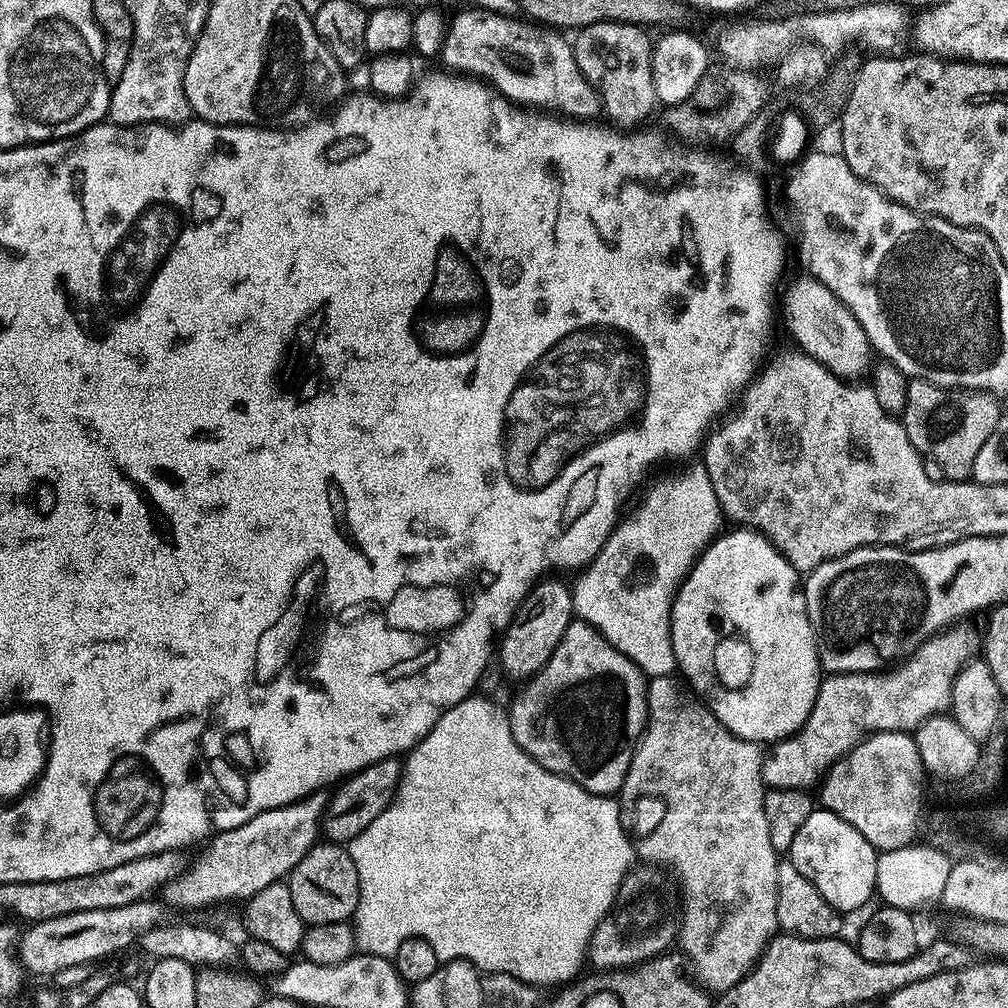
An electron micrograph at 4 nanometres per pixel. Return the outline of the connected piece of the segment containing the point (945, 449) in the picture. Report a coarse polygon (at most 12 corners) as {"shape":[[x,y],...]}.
{"shape":[[909,379],[902,423],[945,480],[1001,427],[991,392]]}

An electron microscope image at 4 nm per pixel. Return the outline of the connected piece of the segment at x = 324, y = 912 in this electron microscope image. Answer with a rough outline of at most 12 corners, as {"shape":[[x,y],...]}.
{"shape":[[313,844],[286,883],[305,925],[348,922],[360,897],[347,847]]}

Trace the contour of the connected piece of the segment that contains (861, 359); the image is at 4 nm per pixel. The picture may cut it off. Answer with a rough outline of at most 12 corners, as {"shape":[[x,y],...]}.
{"shape":[[821,280],[794,281],[795,347],[855,381],[873,363],[852,311]]}

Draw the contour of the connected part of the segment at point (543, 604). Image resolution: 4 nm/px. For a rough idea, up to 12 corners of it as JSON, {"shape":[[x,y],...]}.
{"shape":[[533,584],[498,640],[508,676],[527,681],[574,619],[572,588]]}

